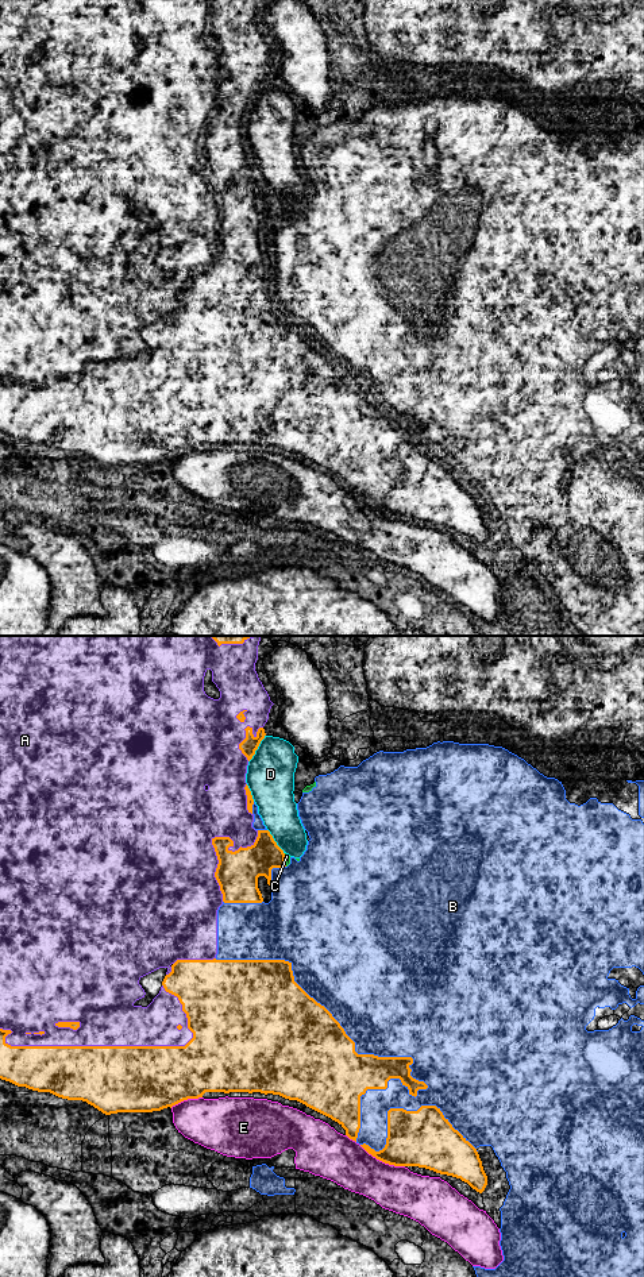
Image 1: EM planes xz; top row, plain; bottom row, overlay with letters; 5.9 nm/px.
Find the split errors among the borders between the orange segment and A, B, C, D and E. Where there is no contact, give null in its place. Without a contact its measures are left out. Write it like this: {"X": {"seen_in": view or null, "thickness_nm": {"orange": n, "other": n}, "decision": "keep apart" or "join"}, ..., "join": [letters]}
{"A": {"seen_in": "xz", "thickness_nm": {"orange": 400, "other": 360}, "decision": "join"}, "B": {"seen_in": "xz", "thickness_nm": {"orange": 500, "other": 500}, "decision": "keep apart"}, "C": {"seen_in": "xz", "thickness_nm": {"orange": 220, "other": 30}, "decision": "keep apart"}, "D": {"seen_in": "xz", "thickness_nm": {"orange": 100, "other": 280}, "decision": "keep apart"}, "E": {"seen_in": "xz", "thickness_nm": {"orange": 340, "other": 280}, "decision": "keep apart"}, "join": ["A"]}

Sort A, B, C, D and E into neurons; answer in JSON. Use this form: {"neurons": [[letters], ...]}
{"neurons": [["A"], ["B", "C"], ["D"], ["E"]]}

